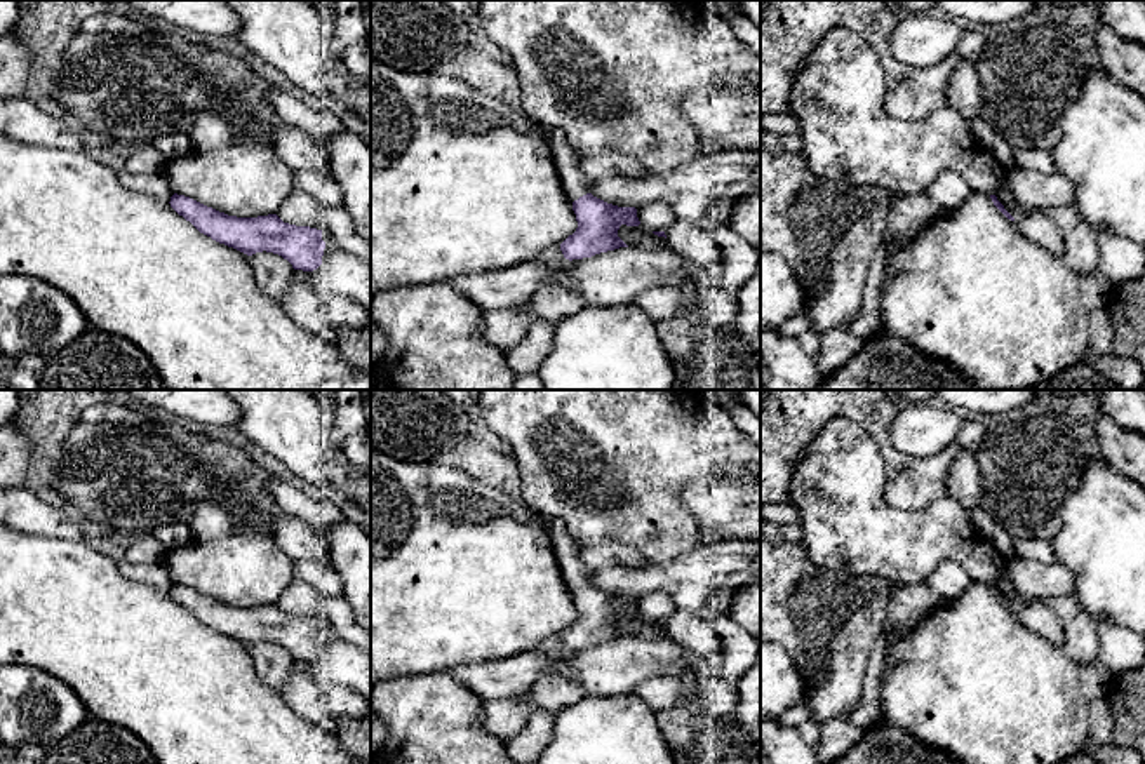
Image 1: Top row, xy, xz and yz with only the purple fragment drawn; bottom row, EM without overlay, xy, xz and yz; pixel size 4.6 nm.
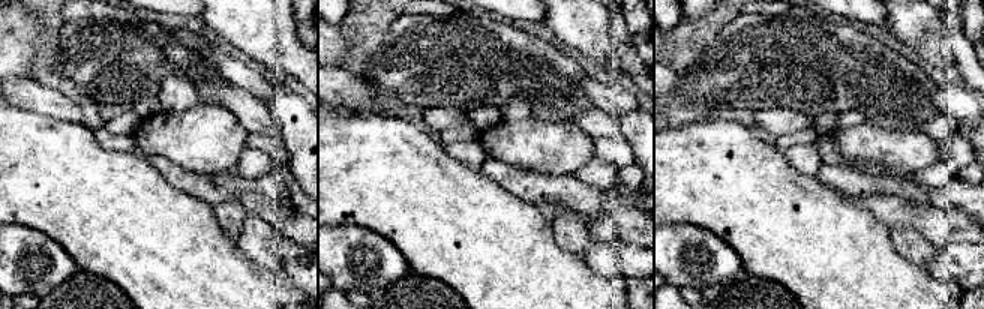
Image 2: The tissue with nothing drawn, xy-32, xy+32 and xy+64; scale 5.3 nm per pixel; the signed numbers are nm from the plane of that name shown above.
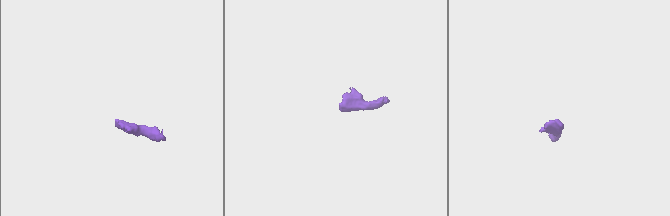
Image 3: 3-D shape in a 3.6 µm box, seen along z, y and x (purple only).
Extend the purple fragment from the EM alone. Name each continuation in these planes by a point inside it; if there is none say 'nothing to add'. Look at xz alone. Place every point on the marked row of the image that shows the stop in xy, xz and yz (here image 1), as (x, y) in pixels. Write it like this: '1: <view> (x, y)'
1: xz (566, 159)

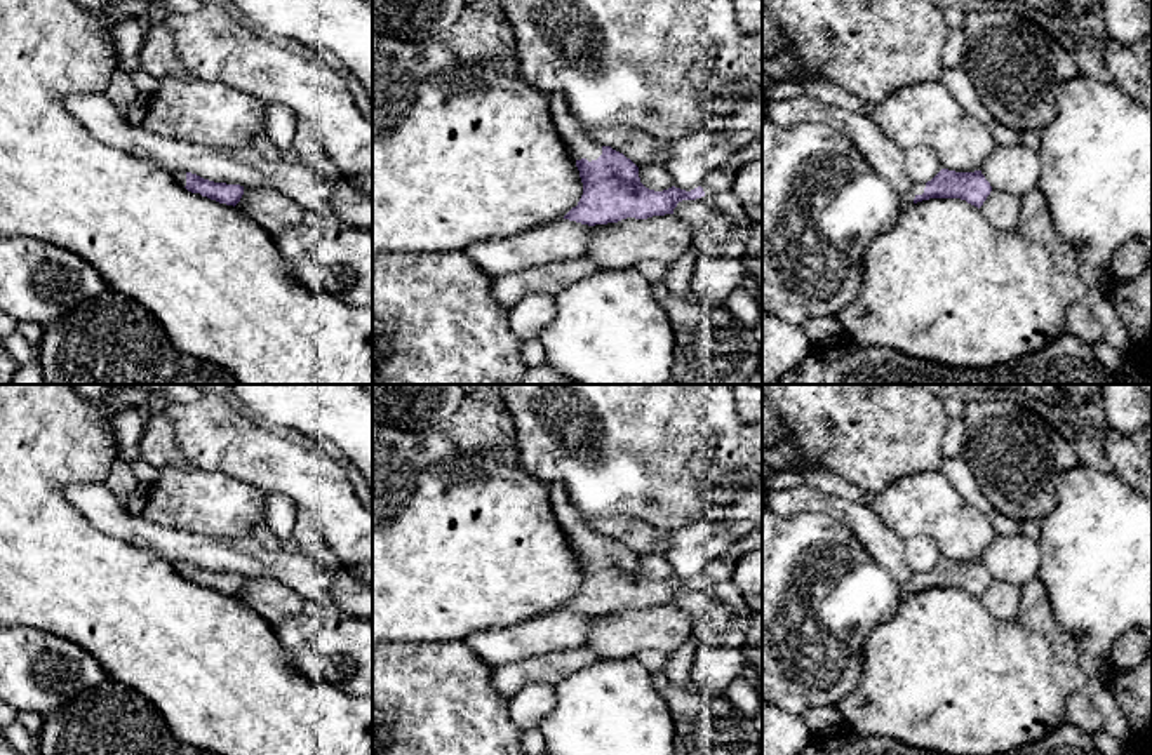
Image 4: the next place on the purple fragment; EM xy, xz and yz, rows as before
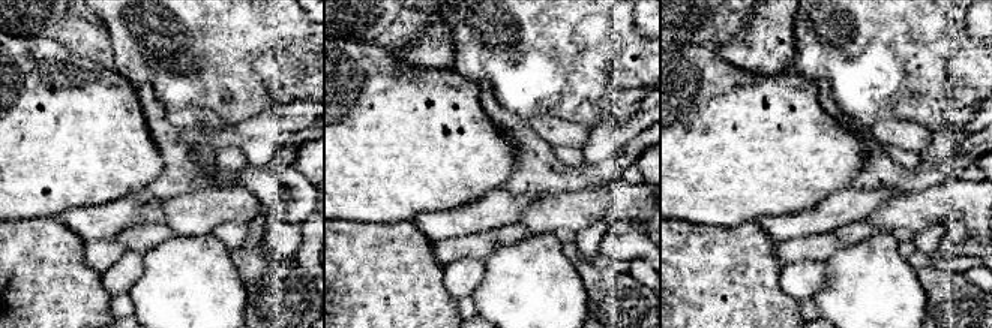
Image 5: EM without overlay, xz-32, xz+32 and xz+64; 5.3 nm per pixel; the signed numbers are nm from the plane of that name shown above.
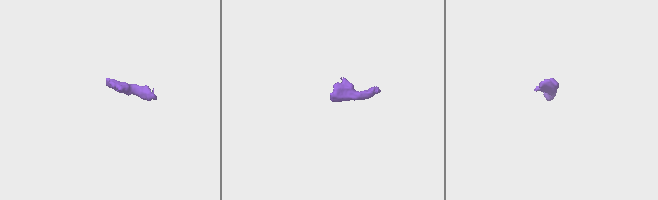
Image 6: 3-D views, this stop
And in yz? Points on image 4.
1: yz (917, 188)

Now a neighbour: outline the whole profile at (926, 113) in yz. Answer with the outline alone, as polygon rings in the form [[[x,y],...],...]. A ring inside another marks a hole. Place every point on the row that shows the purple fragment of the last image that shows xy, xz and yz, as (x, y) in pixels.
[[[919,82],[898,89],[865,113],[903,151],[928,146],[943,169],[981,170],[995,139],[988,127],[969,115],[940,82]]]

